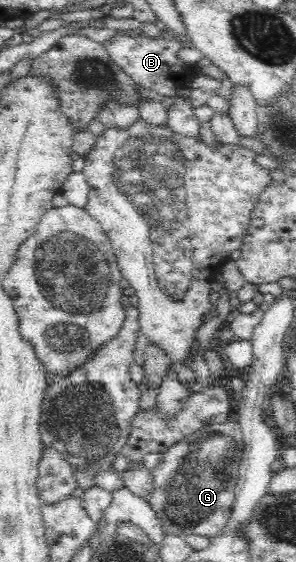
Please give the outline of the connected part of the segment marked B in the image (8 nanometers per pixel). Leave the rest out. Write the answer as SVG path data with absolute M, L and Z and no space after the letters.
M167 29L161 31L155 38L142 33L135 37L126 33L117 34L112 38L106 38L102 45L107 50L108 56L119 65L120 69L143 88L152 89L164 97L176 97L176 87L188 87L191 78L196 75L196 66L182 62L176 58L176 53L187 45L183 45L175 35Z

